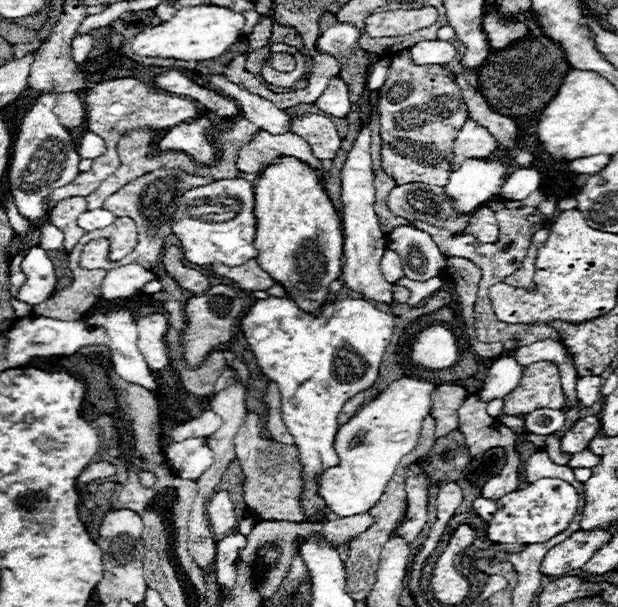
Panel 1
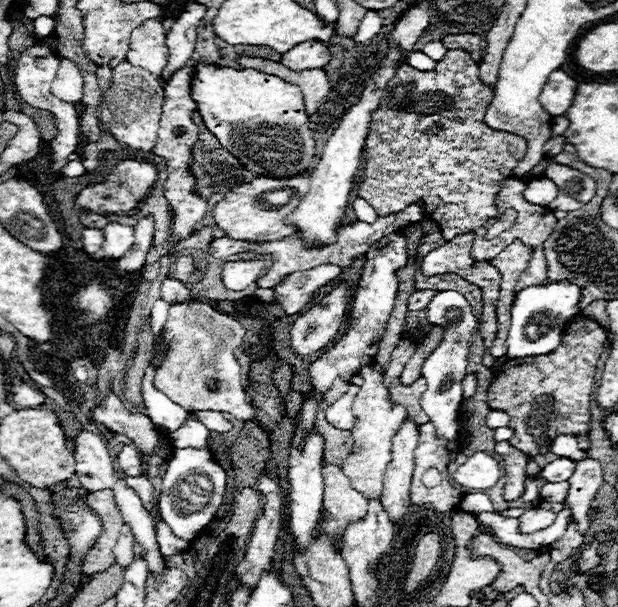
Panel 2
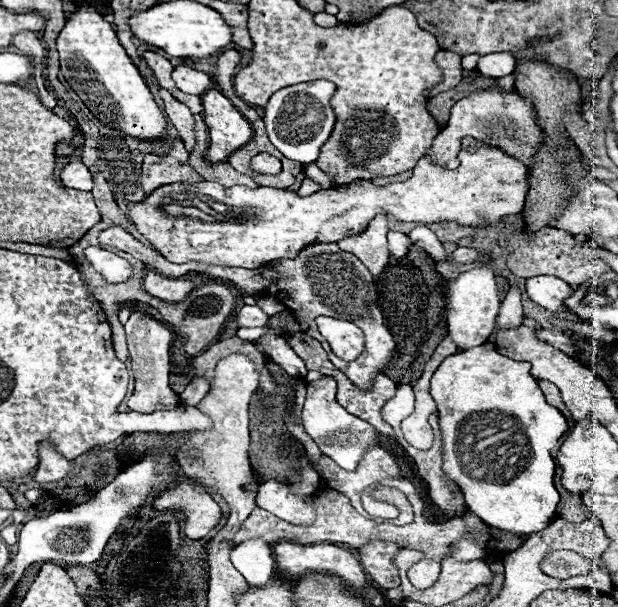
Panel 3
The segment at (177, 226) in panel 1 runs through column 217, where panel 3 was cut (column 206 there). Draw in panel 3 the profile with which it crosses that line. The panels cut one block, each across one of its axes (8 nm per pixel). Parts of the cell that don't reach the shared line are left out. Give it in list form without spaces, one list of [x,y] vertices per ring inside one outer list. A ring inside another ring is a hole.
[[[462,138],[460,152],[458,152],[458,162],[460,166],[456,170],[448,170],[446,166],[434,164],[428,156],[420,158],[412,178],[406,182],[398,184],[388,184],[388,186],[374,186],[372,182],[364,180],[362,184],[356,184],[352,188],[328,188],[314,192],[312,196],[300,198],[296,192],[286,192],[278,188],[266,188],[258,186],[254,190],[246,186],[234,186],[234,188],[224,188],[216,182],[198,182],[198,184],[188,184],[188,182],[176,182],[176,184],[166,184],[154,190],[144,202],[130,204],[130,220],[138,228],[138,232],[152,242],[152,246],[170,262],[174,264],[184,264],[184,262],[204,262],[204,264],[214,264],[214,266],[234,266],[234,268],[262,268],[272,260],[278,258],[290,258],[298,256],[302,248],[314,242],[338,242],[346,236],[346,232],[358,234],[362,232],[370,218],[376,214],[392,214],[400,222],[442,222],[442,220],[452,220],[462,226],[486,226],[496,222],[502,216],[510,214],[520,214],[524,208],[524,198],[528,194],[528,168],[512,158],[510,154],[502,152],[500,148],[494,148],[490,144],[482,144],[474,138]],[[202,190],[212,190],[212,200],[220,204],[232,204],[236,206],[236,222],[216,222],[208,224],[198,218],[186,218],[186,216],[168,216],[164,212],[164,198],[170,194],[202,194]]]

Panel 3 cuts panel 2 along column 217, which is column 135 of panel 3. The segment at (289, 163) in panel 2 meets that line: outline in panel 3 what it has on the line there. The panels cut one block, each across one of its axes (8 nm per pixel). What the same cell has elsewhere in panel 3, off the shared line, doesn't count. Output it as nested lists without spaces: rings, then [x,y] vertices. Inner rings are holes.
[[[78,6],[58,36],[60,70],[88,110],[106,126],[140,140],[166,138],[166,120],[114,28],[92,6]]]

